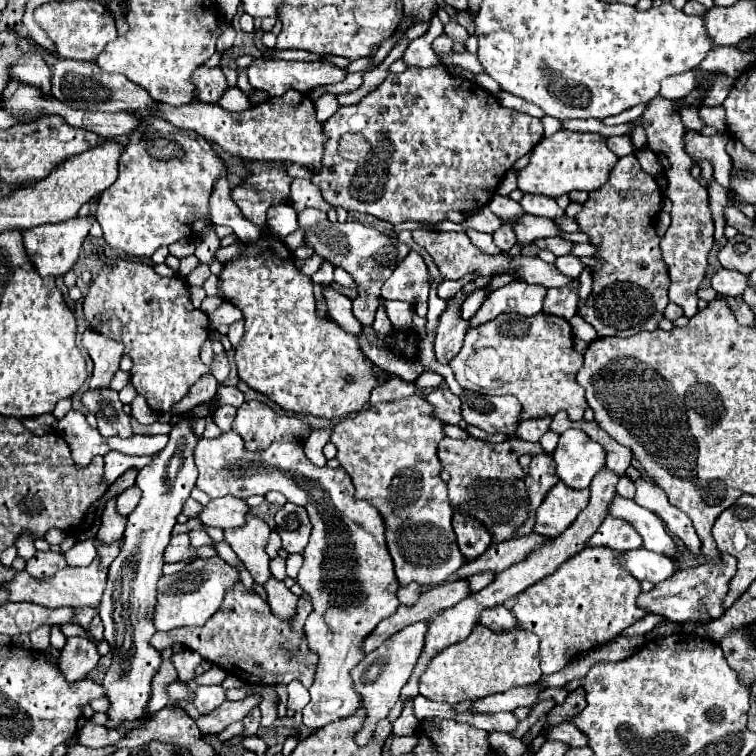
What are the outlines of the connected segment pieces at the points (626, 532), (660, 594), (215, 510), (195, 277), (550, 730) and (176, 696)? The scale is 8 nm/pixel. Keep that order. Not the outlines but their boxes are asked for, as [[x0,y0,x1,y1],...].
[[587,517,641,551],[637,555,737,623],[197,497,249,529],[187,263,211,287],[543,721,587,747],[167,681,195,701]]

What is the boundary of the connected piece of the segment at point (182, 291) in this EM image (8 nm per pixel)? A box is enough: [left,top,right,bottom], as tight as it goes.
[83,257,209,413]

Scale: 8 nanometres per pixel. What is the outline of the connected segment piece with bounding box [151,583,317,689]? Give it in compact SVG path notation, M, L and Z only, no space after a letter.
M237 583L225 591L221 609L213 613L203 627L179 627L167 633L155 633L151 637L151 645L157 651L163 651L179 643L251 685L287 685L297 679L309 689L317 671L317 653L313 653L307 645L303 631L307 609L303 607L313 605L307 597L301 597L297 607L297 615L291 621L283 621L273 615L259 593L249 591L243 583Z

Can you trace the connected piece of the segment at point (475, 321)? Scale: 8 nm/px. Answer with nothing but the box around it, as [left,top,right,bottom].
[467,281,547,329]

